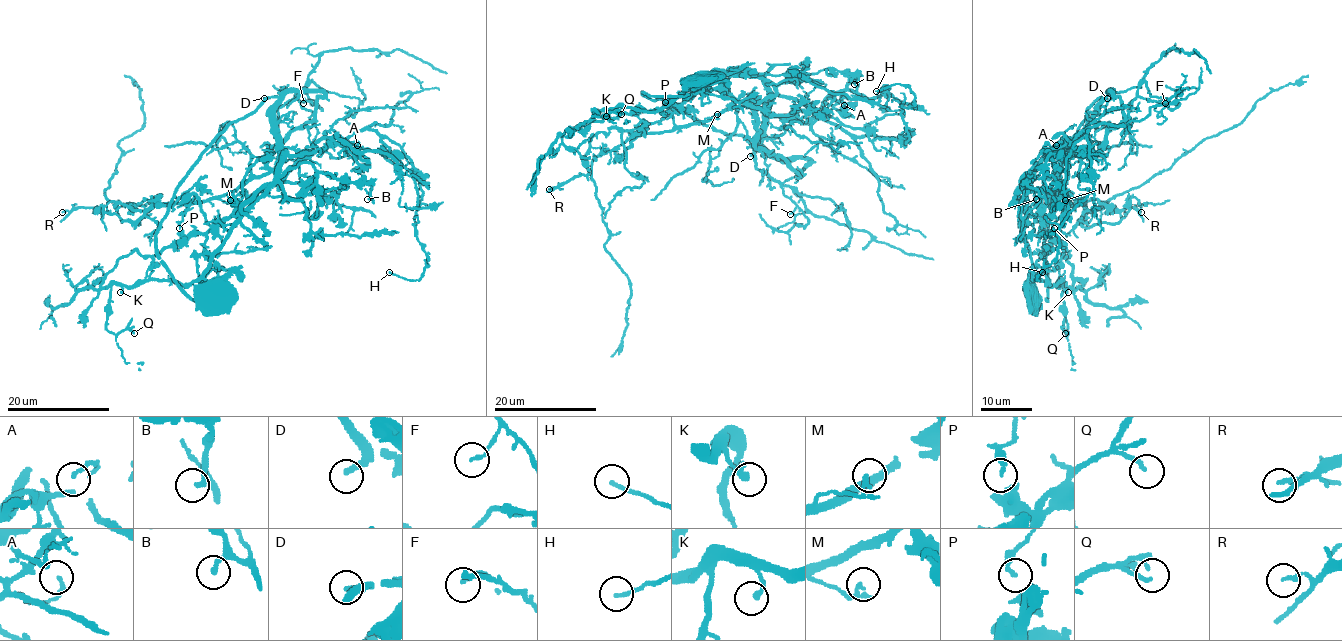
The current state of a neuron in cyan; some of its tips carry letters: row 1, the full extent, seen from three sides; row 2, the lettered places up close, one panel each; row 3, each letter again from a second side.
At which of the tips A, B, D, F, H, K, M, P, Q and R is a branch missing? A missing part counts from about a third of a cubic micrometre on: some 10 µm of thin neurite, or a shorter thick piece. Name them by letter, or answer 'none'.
D

